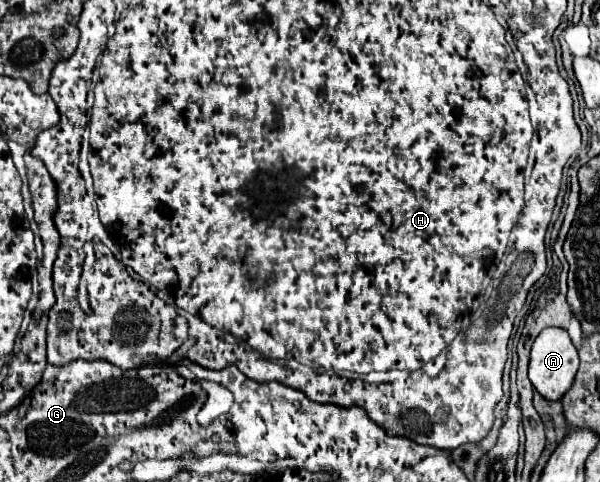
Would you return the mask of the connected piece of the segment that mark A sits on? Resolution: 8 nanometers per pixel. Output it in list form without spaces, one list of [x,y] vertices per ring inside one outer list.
[[[545,328],[531,346],[531,362],[529,362],[529,380],[533,388],[547,400],[559,400],[569,386],[573,384],[573,378],[579,368],[579,356],[577,348],[573,346],[567,330],[563,328]]]

